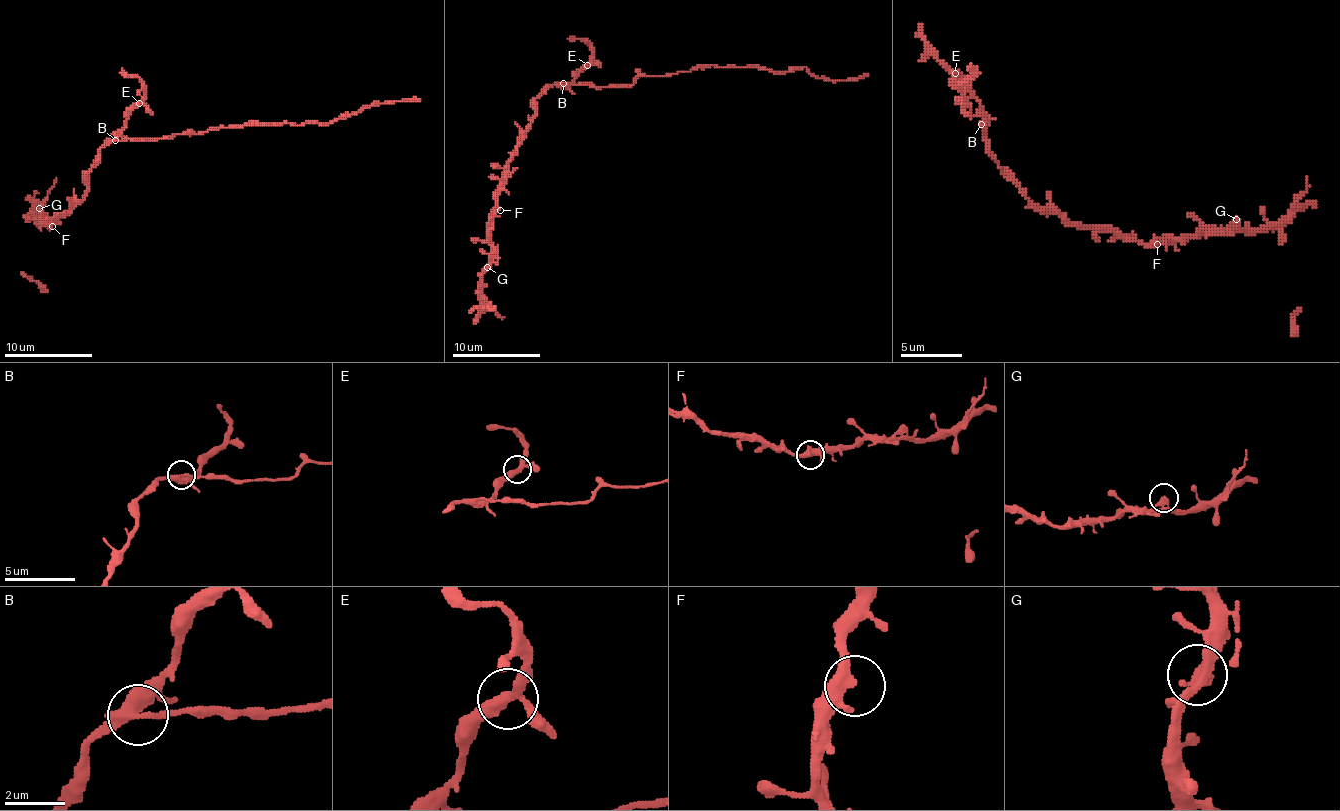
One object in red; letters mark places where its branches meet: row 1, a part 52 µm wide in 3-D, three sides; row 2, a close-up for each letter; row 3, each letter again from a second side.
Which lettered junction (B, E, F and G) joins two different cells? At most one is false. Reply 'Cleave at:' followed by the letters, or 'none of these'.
Cleave at: B

